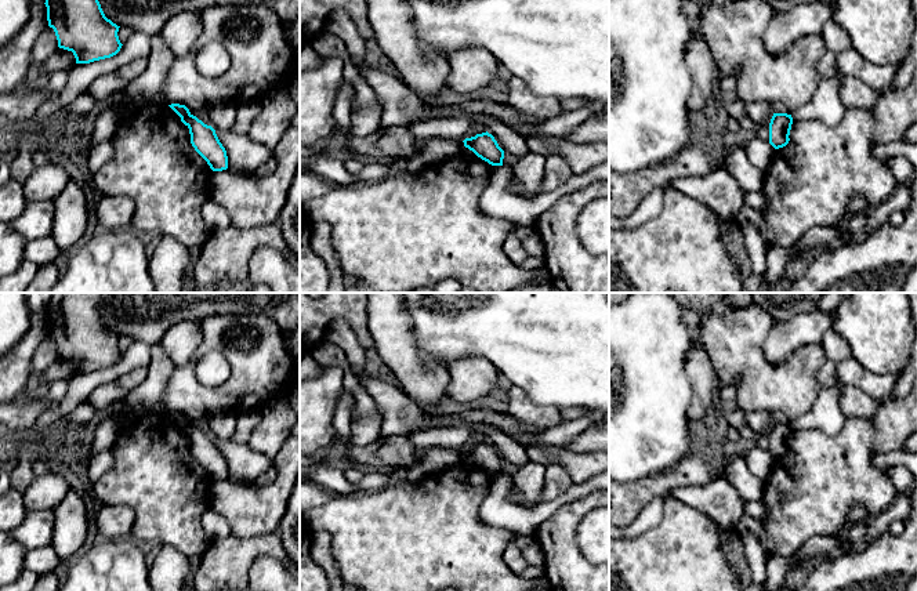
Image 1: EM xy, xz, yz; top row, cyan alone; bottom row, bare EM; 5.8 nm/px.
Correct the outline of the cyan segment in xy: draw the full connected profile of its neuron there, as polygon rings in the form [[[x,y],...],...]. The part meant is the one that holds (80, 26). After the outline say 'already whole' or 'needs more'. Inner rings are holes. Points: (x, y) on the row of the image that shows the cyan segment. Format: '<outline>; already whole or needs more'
[[[46,0],[44,4],[58,47],[72,51],[76,64],[110,58],[120,51],[120,26],[105,17],[98,0]]]; already whole

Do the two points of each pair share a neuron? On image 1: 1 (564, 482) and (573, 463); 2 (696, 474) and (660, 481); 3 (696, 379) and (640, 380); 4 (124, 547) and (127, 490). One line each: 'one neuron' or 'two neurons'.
1: two neurons
2: one neuron
3: two neurons
4: two neurons

